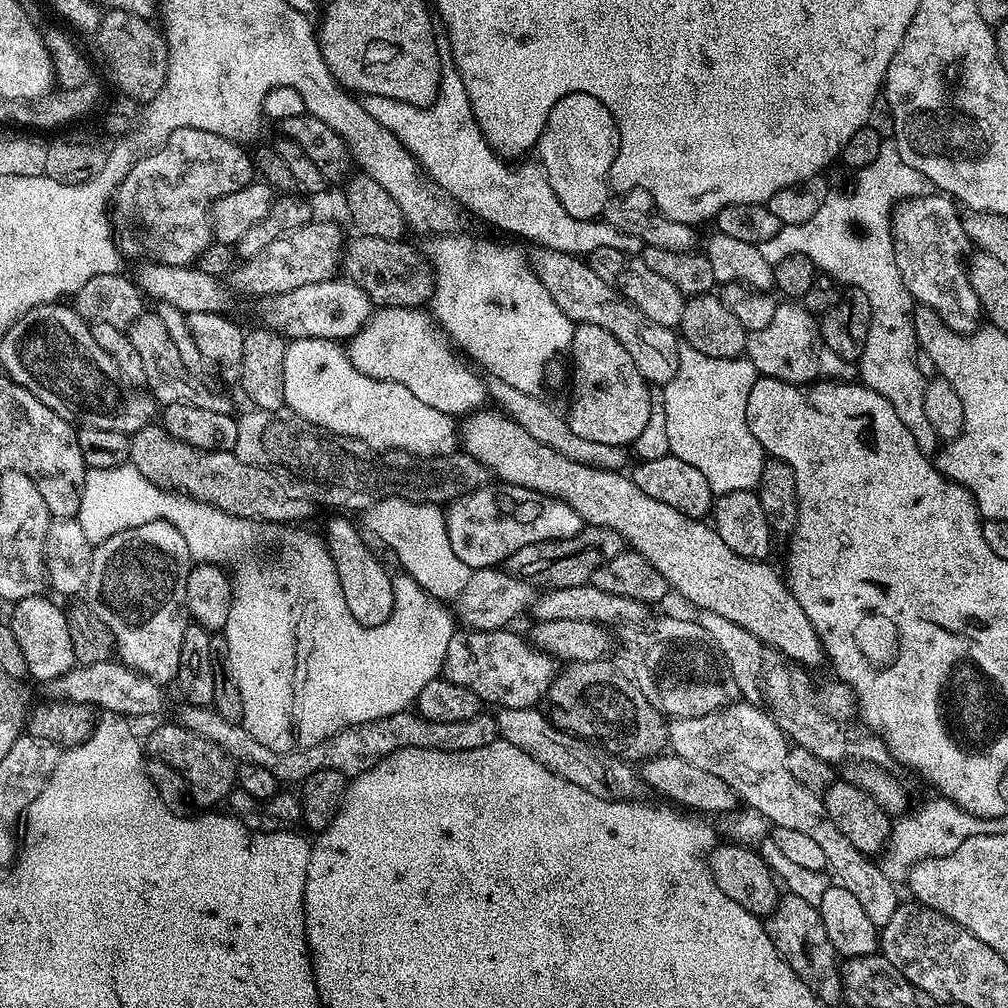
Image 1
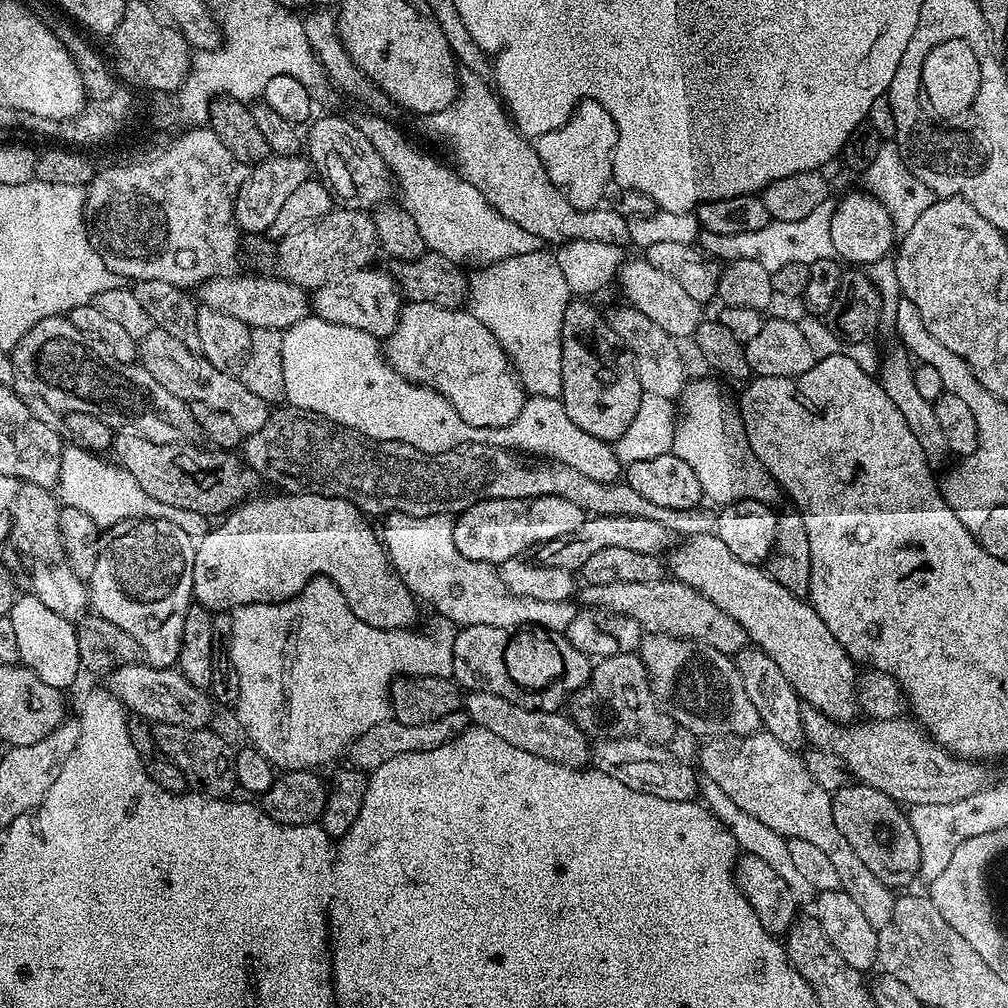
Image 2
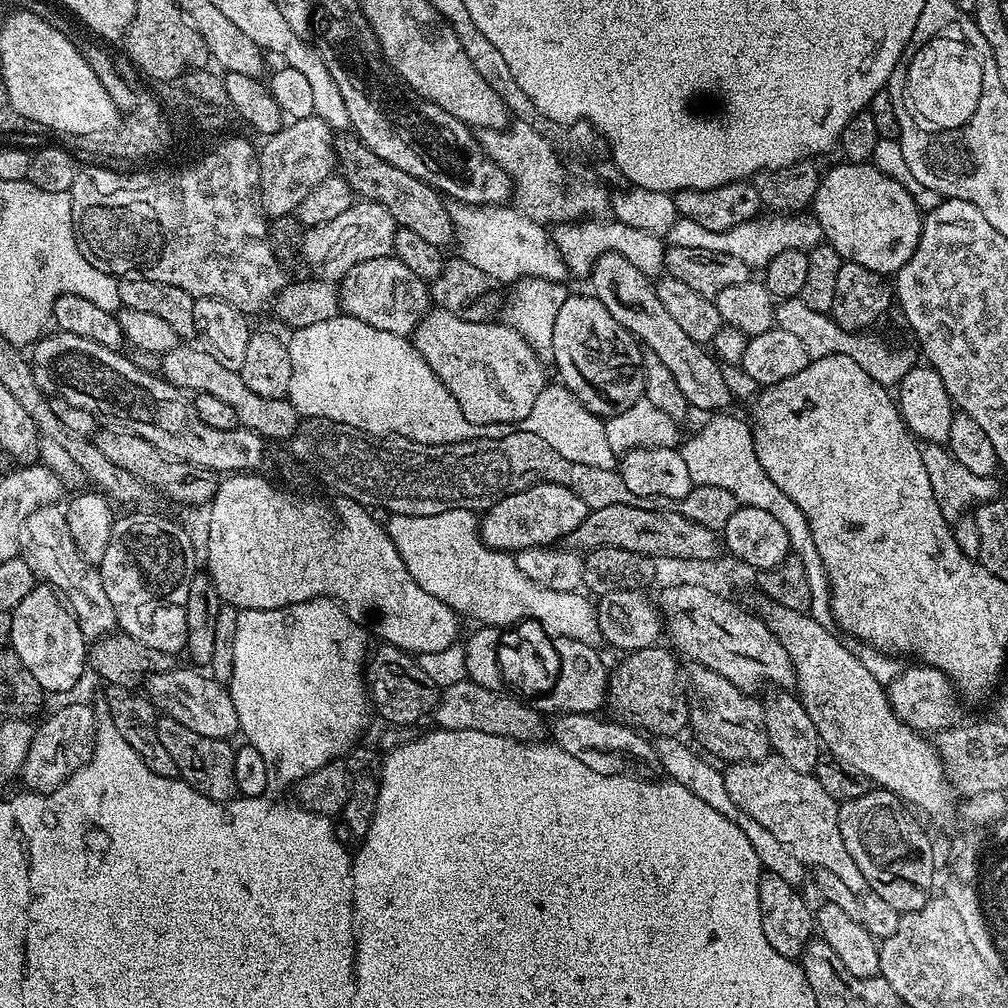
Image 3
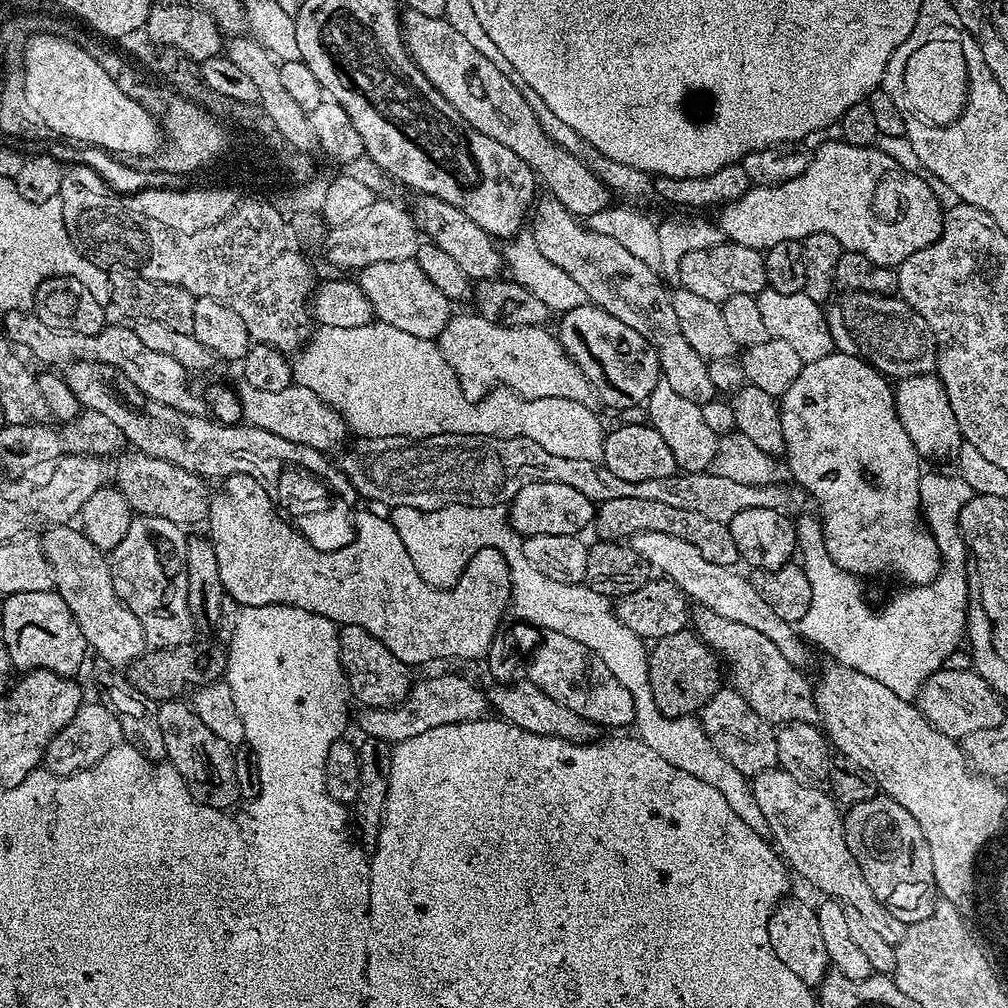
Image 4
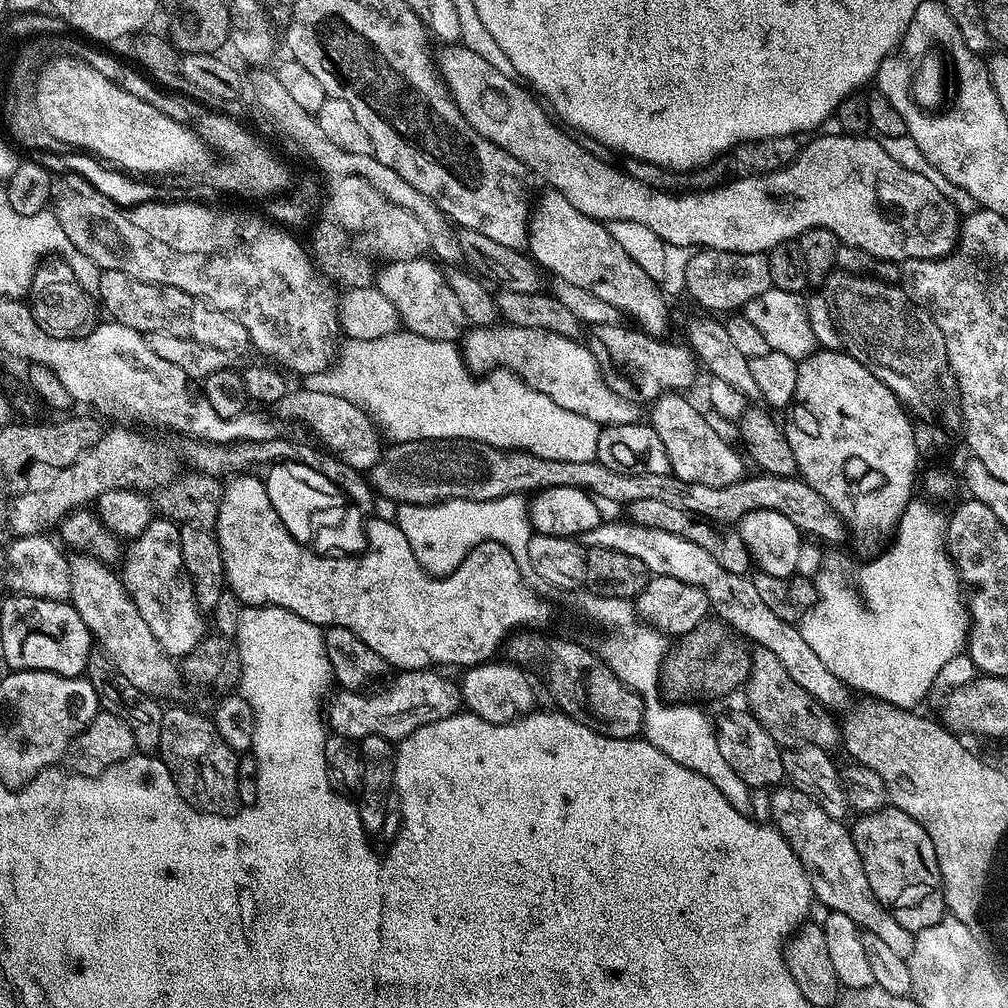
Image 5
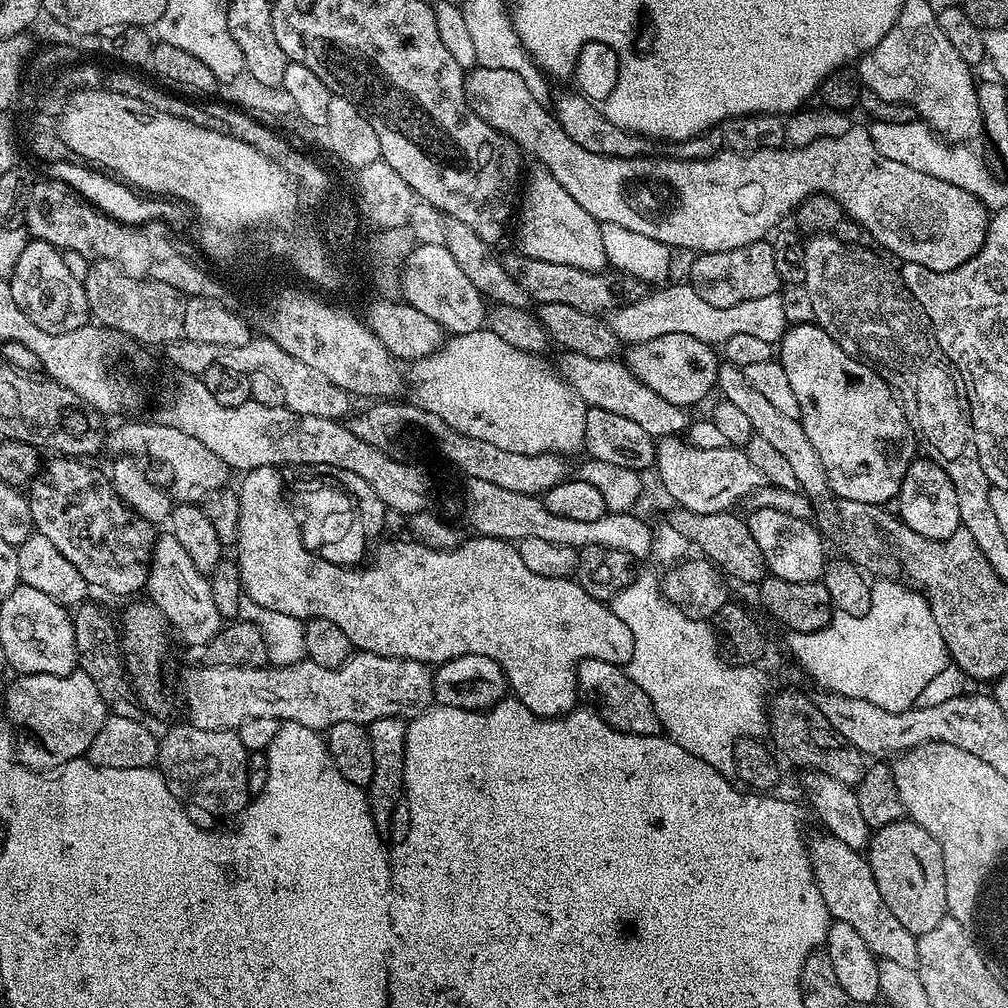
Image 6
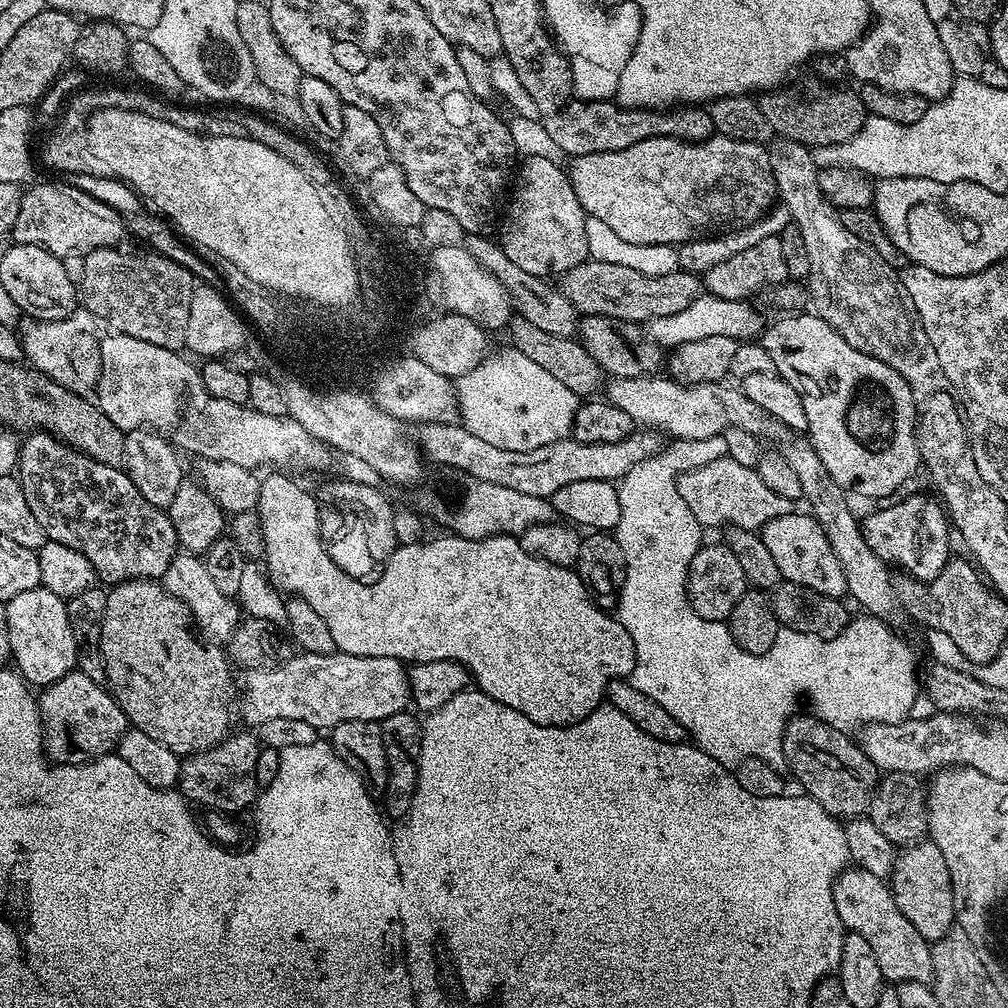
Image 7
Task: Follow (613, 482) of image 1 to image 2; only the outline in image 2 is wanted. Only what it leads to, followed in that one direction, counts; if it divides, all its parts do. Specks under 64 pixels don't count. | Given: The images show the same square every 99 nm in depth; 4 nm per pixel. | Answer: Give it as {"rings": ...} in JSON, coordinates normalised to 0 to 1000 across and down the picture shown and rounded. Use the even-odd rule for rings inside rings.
{"rings":[[[706,528],[676,535],[662,549],[661,560],[670,574],[704,593],[712,605],[720,605],[742,627],[743,636],[772,657],[772,665],[780,669],[780,677],[788,681],[801,701],[830,716],[850,713],[851,660],[841,652],[831,633],[819,625],[819,617],[812,613],[801,594],[784,589],[780,581],[772,581],[755,561],[728,554],[720,538]]]}

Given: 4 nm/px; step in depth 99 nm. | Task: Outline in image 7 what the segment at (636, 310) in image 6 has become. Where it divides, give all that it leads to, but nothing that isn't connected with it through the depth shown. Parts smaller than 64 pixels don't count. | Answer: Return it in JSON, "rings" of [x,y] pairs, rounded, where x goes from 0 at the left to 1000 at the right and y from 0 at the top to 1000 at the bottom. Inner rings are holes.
{"rings":[[[696,292],[681,304],[681,308],[673,308],[671,312],[660,312],[657,315],[642,318],[641,328],[651,341],[666,347],[681,339],[693,339],[695,335],[708,335],[708,331],[716,331],[716,335],[734,339],[749,336],[758,325],[753,312],[737,298],[717,298],[711,294]]]}

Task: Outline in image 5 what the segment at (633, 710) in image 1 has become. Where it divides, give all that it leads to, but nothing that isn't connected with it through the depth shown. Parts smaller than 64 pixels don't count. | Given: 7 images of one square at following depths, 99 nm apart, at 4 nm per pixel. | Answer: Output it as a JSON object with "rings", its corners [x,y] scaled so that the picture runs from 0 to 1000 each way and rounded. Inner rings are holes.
{"rings":[[[704,609],[692,617],[688,625],[670,636],[669,646],[659,655],[659,662],[655,664],[655,682],[667,692],[722,690],[729,683],[737,684],[741,680],[746,664],[746,648],[743,636],[720,616]]]}

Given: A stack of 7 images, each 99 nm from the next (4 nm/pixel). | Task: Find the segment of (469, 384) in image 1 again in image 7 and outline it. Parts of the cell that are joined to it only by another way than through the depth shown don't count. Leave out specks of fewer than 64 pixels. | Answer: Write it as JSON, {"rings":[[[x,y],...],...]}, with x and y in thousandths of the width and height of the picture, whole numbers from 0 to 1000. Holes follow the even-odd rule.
{"rings":[[[634,373],[633,375],[613,376],[608,374],[601,383],[601,395],[607,401],[613,403],[625,412],[630,422],[652,427],[653,429],[664,432],[672,437],[698,436],[712,432],[717,432],[718,428],[724,425],[735,425],[741,429],[757,431],[768,424],[768,417],[761,409],[756,407],[756,403],[748,403],[744,395],[733,384],[726,384],[709,377],[694,377],[686,382],[674,381],[666,374],[660,373]]]}

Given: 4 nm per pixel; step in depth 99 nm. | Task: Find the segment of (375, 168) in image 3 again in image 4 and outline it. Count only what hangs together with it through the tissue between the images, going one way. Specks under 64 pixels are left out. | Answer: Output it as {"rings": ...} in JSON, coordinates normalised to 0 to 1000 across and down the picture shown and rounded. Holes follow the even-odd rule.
{"rings":[[[420,192],[412,195],[413,199],[407,202],[409,217],[413,220],[413,225],[428,241],[435,244],[435,248],[439,248],[450,256],[450,260],[462,272],[465,279],[475,280],[478,278],[490,278],[498,270],[498,250],[489,235],[485,234],[474,220],[462,216],[454,204],[446,204],[446,200],[438,200],[438,196],[422,194]]]}

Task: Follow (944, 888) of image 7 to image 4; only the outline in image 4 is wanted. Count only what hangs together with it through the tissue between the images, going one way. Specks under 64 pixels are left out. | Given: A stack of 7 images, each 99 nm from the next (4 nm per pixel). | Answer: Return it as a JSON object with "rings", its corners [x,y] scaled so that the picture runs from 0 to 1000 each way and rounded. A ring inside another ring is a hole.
{"rings":[[[870,788],[859,792],[859,796],[844,799],[836,807],[837,830],[839,839],[843,839],[843,847],[847,847],[847,855],[855,863],[855,871],[859,871],[859,879],[867,883],[867,891],[875,895],[885,904],[887,911],[896,917],[915,915],[915,911],[923,911],[931,896],[931,886],[927,875],[927,855],[923,855],[923,839],[919,839],[919,830],[915,827],[915,819],[907,815],[907,808],[891,800],[887,792]]]}

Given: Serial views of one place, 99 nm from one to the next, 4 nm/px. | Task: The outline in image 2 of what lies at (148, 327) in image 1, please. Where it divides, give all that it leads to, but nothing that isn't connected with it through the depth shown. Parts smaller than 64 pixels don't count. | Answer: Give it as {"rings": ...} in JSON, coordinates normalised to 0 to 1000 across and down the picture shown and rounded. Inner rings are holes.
{"rings":[[[151,324],[149,331],[145,331],[145,335],[138,338],[137,357],[147,368],[149,375],[157,379],[157,383],[169,387],[169,391],[173,391],[179,397],[190,401],[203,401],[208,403],[208,407],[220,407],[220,411],[228,411],[228,415],[236,419],[238,430],[245,431],[252,427],[260,427],[260,423],[264,423],[268,403],[263,397],[256,395],[256,391],[244,387],[237,372],[208,363],[208,359],[202,352],[185,346],[165,327]]]}

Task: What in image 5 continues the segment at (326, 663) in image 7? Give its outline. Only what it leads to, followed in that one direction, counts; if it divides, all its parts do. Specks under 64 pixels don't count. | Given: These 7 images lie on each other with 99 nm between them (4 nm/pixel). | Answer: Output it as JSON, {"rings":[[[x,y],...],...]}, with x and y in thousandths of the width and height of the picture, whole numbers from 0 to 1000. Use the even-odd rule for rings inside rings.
{"rings":[[[78,551],[70,557],[71,589],[69,598],[77,605],[81,617],[91,626],[91,634],[113,657],[113,661],[129,677],[137,681],[146,690],[164,692],[175,690],[179,687],[180,664],[176,656],[159,643],[157,633],[149,626],[149,621],[137,609],[137,601],[123,583],[123,576],[118,570],[96,556]],[[416,663],[415,665],[400,665],[392,668],[386,679],[373,683],[370,687],[353,687],[354,685],[337,685],[334,690],[323,698],[323,718],[326,723],[334,726],[334,731],[344,732],[350,736],[356,736],[363,730],[378,730],[390,736],[396,736],[405,730],[415,720],[423,720],[427,716],[435,716],[438,712],[449,709],[457,701],[456,684],[448,679],[440,671],[436,671],[436,666],[428,663]]]}

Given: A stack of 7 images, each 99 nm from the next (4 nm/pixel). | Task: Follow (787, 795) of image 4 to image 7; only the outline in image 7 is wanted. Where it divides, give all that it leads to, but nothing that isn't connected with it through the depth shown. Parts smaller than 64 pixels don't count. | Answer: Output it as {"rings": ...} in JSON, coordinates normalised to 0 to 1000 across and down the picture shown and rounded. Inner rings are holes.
{"rings":[[[842,859],[834,865],[825,882],[831,911],[835,911],[841,925],[855,927],[855,931],[863,935],[878,973],[889,972],[893,976],[921,976],[924,973],[925,937],[917,933],[907,919],[903,919],[899,907],[895,907],[887,895],[884,880],[874,870],[863,867],[857,861]]]}

